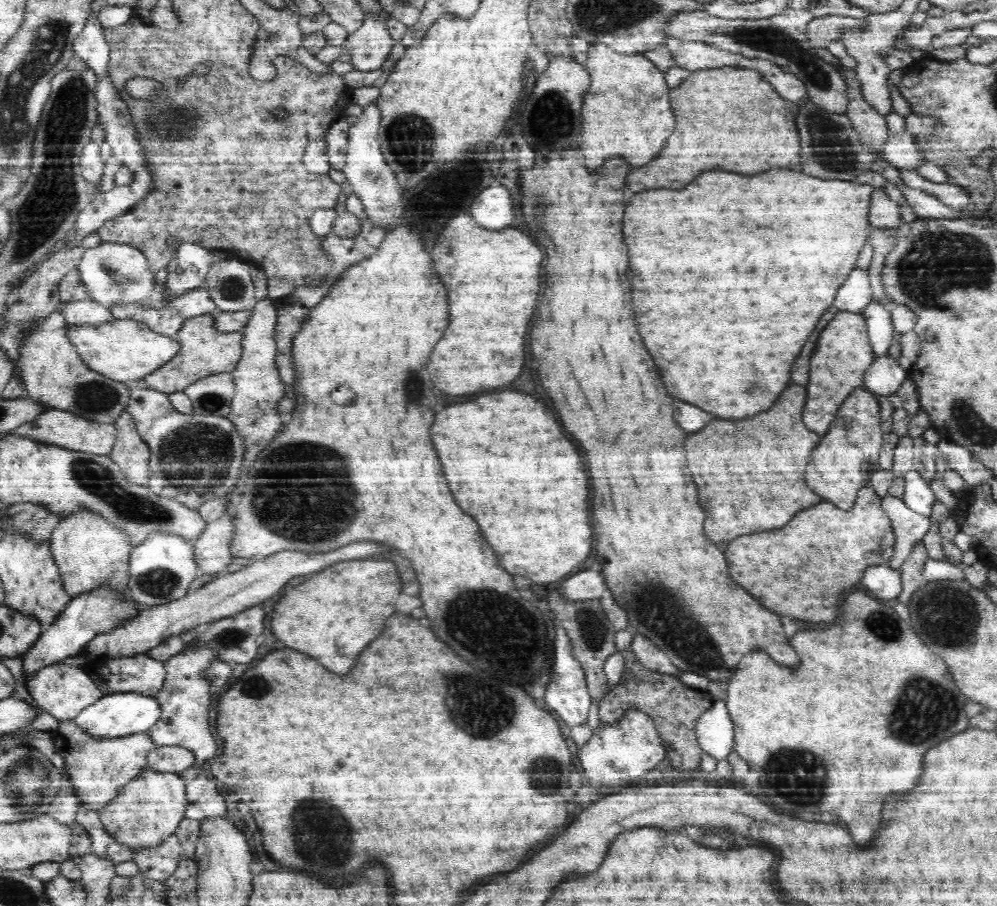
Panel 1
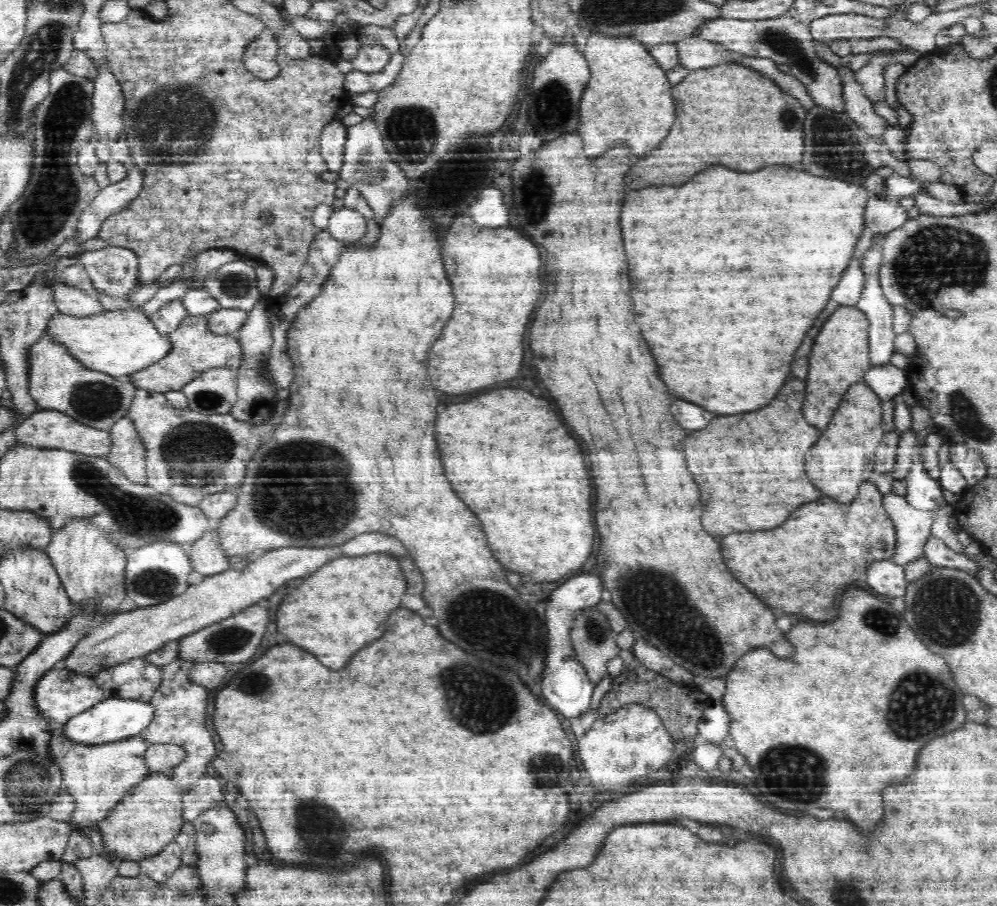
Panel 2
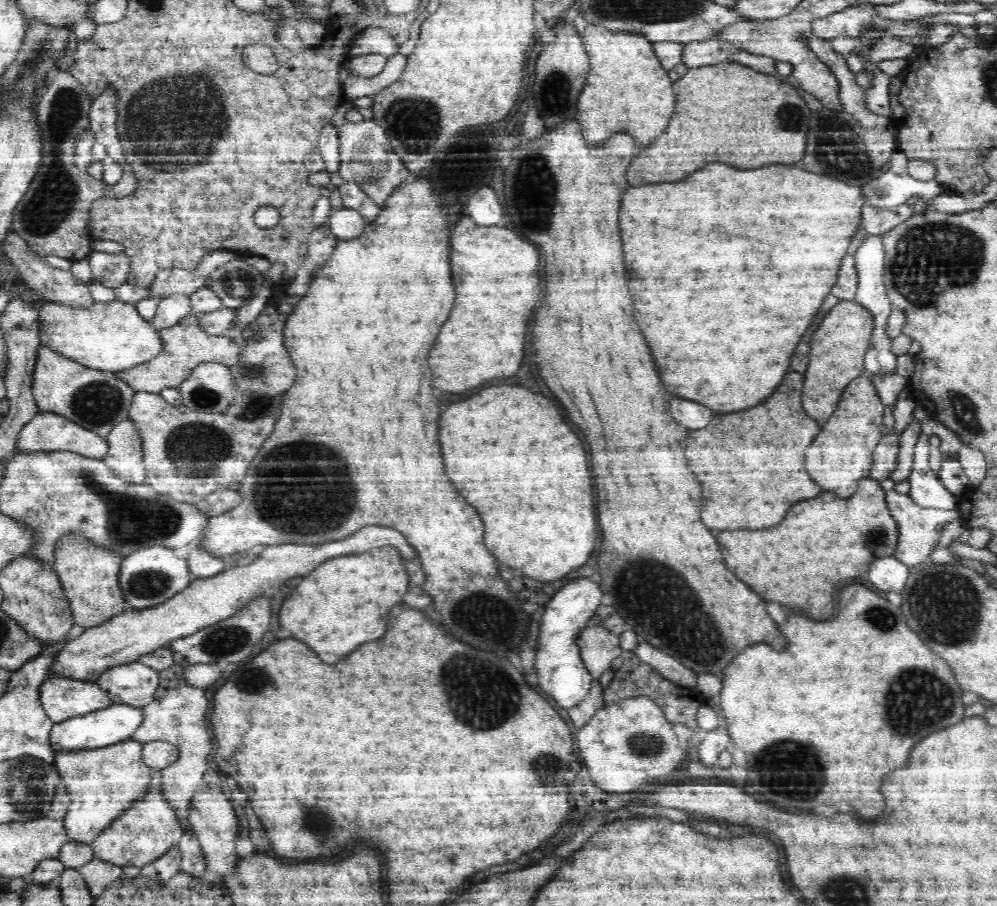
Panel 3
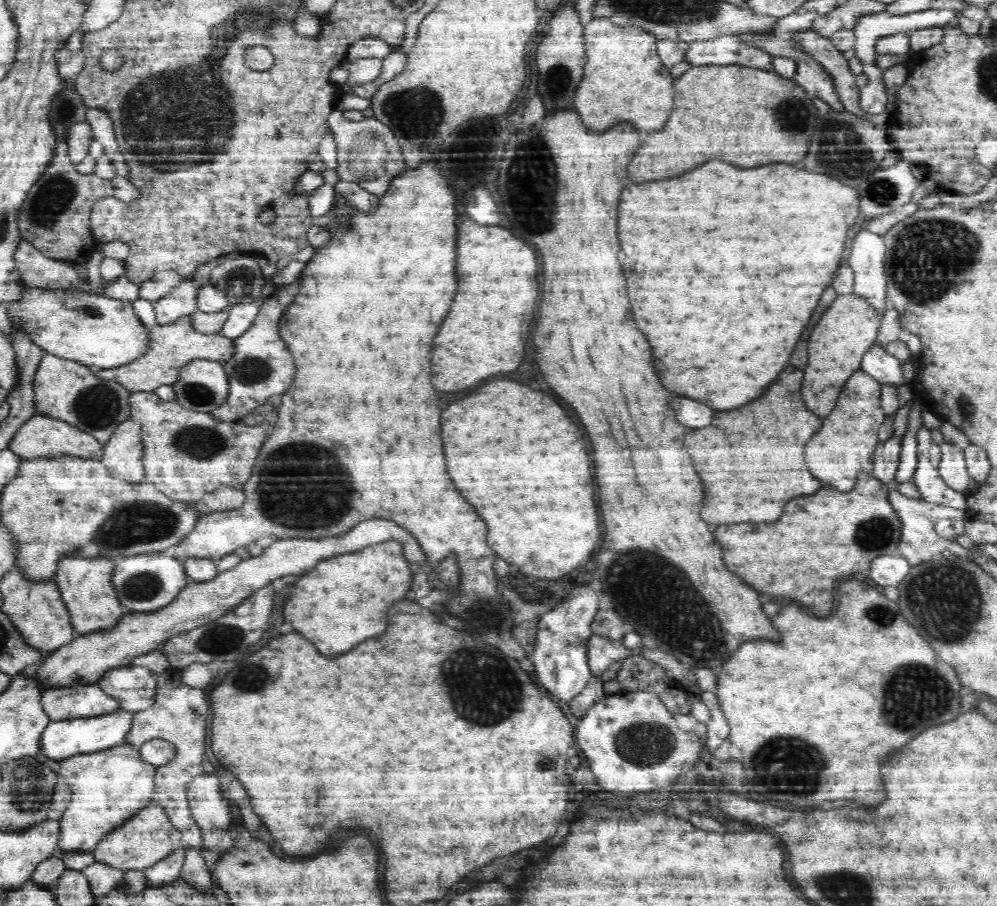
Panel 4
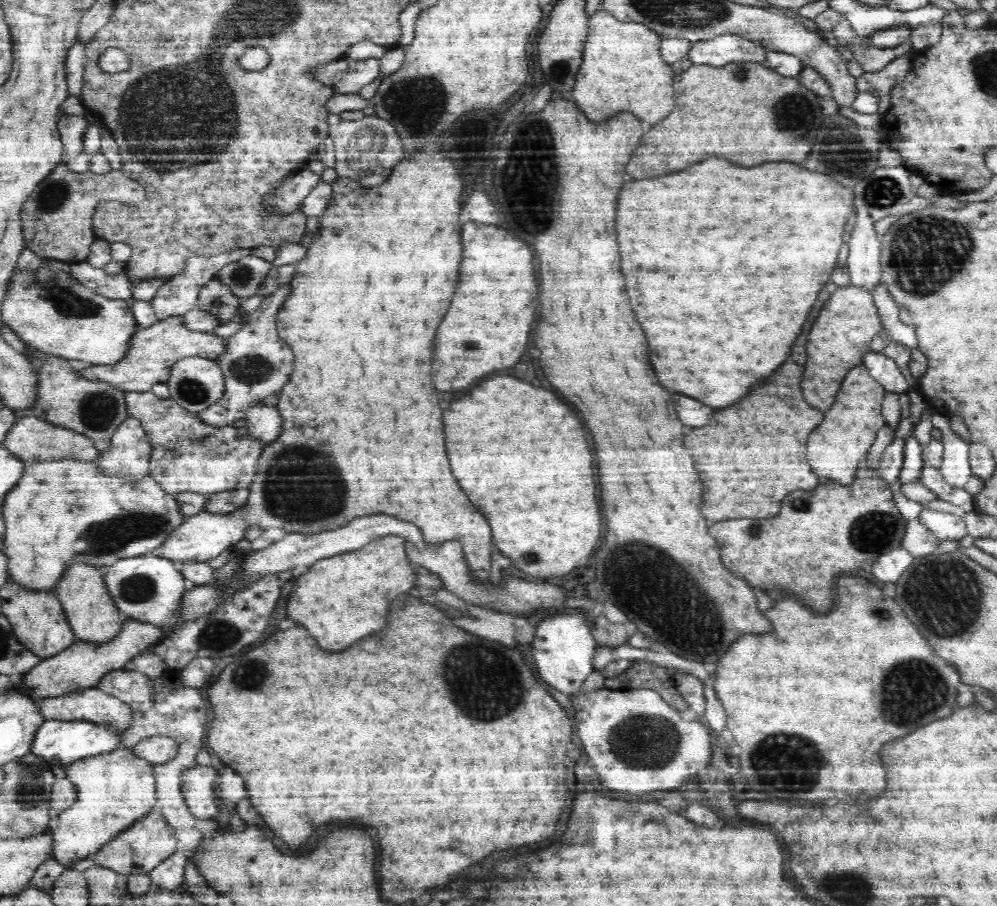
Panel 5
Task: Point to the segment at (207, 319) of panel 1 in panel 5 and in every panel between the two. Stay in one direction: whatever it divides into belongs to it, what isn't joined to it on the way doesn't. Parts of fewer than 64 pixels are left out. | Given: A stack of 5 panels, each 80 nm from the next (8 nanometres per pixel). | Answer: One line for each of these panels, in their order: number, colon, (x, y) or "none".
2: (192, 348)
3: (184, 345)
4: (170, 346)
5: (152, 352)

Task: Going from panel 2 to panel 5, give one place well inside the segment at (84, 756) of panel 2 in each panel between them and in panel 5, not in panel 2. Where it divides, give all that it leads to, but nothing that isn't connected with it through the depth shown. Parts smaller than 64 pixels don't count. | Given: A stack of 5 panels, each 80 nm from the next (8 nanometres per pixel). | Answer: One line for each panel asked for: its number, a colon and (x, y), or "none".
3: (102, 783)
4: (108, 787)
5: (114, 790)

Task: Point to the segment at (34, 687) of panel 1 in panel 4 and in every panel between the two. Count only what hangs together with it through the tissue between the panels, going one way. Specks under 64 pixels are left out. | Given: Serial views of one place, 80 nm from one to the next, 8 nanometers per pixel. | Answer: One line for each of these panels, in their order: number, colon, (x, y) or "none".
2: (61, 694)
3: (61, 698)
4: (74, 702)

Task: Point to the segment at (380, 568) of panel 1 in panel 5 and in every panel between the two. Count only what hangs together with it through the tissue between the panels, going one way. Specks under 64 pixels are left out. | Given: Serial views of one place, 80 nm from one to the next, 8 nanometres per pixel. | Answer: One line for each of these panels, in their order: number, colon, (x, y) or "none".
2: (333, 613)
3: (345, 602)
4: (343, 601)
5: (341, 599)

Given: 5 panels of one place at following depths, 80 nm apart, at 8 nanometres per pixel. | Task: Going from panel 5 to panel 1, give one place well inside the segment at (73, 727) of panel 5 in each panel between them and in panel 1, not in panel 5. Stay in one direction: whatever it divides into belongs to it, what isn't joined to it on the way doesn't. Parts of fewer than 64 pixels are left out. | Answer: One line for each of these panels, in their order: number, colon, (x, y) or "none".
1: (116, 715)
2: (115, 719)
3: (110, 725)
4: (62, 739)

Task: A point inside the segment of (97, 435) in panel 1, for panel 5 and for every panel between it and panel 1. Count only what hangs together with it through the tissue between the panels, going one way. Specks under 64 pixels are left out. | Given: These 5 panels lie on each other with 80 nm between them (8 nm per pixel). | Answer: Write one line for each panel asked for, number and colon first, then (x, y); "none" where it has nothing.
2: (53, 430)
3: (47, 432)
4: (40, 437)
5: (31, 439)

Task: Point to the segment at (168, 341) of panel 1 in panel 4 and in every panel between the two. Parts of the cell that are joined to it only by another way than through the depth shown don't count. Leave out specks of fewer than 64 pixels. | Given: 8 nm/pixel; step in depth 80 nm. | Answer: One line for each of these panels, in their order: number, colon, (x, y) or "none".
2: (119, 342)
3: (109, 336)
4: (74, 325)

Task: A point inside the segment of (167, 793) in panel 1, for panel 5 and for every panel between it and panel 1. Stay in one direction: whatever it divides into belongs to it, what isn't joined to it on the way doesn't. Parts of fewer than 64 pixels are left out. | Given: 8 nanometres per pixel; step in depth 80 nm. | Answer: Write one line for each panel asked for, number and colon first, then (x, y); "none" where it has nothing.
2: (143, 824)
3: (144, 832)
4: (148, 837)
5: (145, 844)

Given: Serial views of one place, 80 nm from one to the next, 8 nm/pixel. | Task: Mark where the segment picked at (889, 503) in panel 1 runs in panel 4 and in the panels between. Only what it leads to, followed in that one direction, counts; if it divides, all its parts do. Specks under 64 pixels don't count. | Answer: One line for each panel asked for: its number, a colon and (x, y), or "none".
2: (913, 526)
3: (917, 535)
4: (919, 542)

